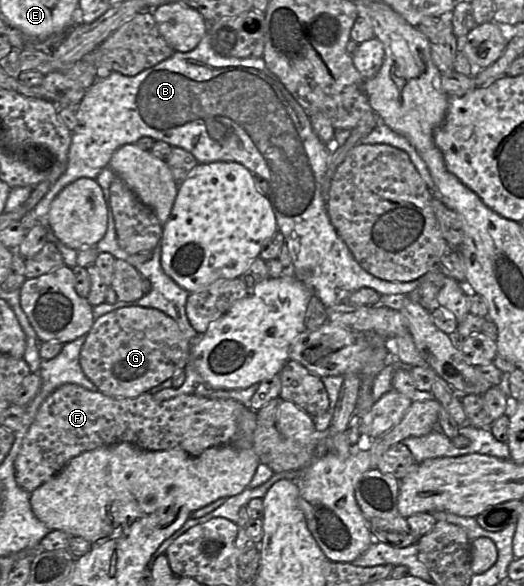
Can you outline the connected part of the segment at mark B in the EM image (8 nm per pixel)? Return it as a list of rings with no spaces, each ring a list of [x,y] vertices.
[[[206,33],[193,50],[175,51],[169,58],[135,76],[125,76],[111,71],[108,77],[97,79],[85,91],[74,111],[77,123],[72,131],[66,170],[32,210],[38,223],[45,228],[50,226],[50,205],[63,188],[82,177],[96,179],[99,173],[109,166],[110,159],[118,148],[136,143],[141,137],[151,137],[189,151],[198,163],[238,162],[253,175],[266,179],[269,184],[267,197],[292,257],[291,266],[286,267],[282,275],[293,275],[303,281],[312,294],[321,300],[326,310],[343,303],[351,293],[363,287],[371,288],[380,295],[416,294],[419,280],[391,282],[373,276],[359,265],[337,233],[330,221],[327,203],[322,194],[323,179],[333,145],[325,144],[318,138],[313,131],[309,115],[283,83],[270,72],[262,57],[222,56],[212,48],[209,35]]]

